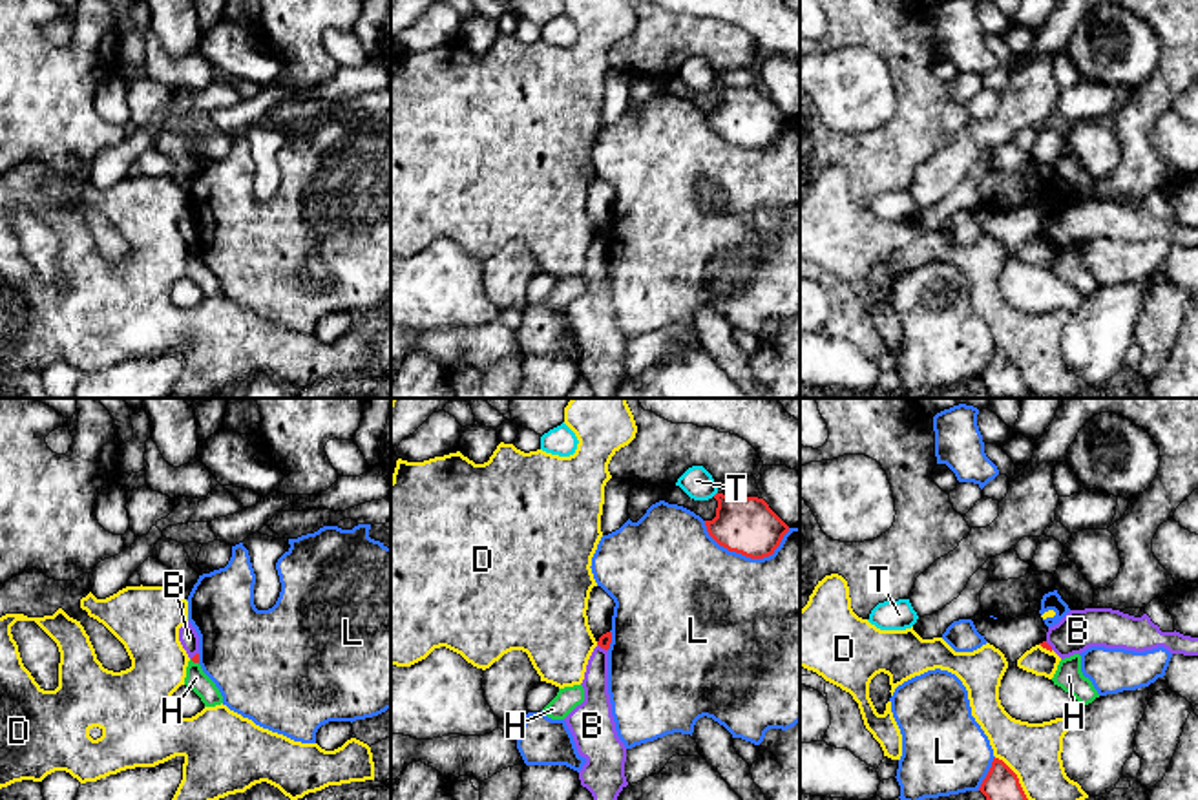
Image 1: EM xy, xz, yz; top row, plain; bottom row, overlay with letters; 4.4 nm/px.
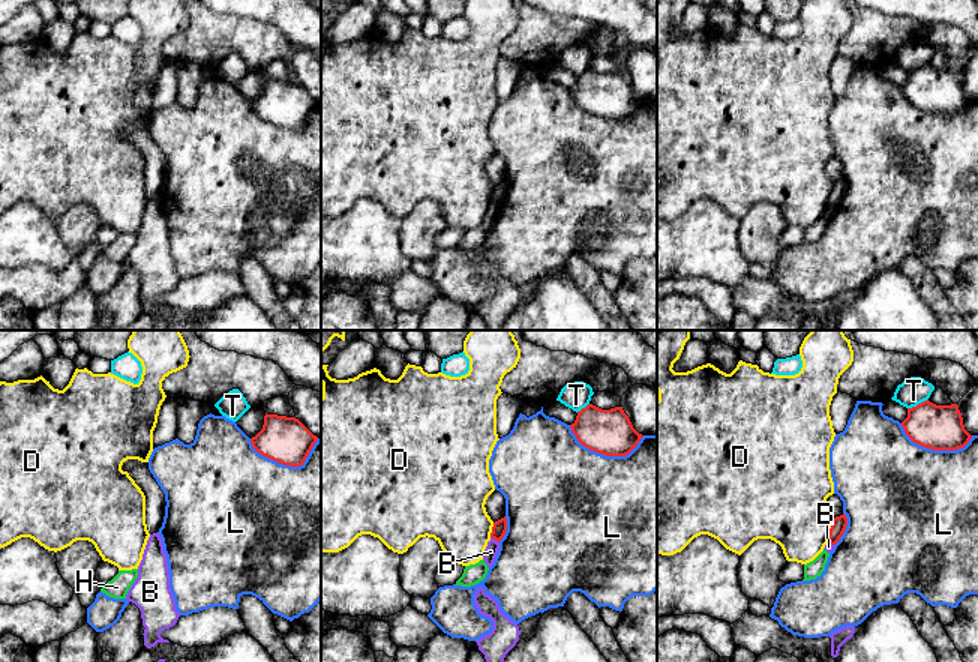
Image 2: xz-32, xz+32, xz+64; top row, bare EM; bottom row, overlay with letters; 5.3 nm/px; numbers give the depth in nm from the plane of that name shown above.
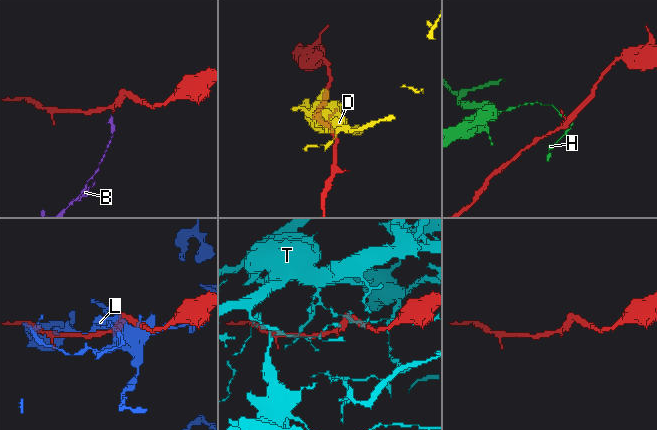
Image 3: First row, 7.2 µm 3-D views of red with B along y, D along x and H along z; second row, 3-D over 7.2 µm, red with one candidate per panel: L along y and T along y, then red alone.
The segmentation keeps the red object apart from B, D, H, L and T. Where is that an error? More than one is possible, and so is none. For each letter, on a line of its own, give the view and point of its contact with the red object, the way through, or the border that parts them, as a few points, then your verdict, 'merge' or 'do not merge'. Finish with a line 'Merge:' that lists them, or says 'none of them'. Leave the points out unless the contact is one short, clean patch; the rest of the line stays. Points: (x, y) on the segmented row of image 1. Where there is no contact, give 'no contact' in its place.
B: contact xz (603, 647); border xz (598, 643), (607, 651); do not merge
D: contact yz (1016, 777); do not merge
H: contact xy (194, 662); do not merge
L: contact xz (746, 556); do not merge
T: no contact; do not merge
Merge: none of them

